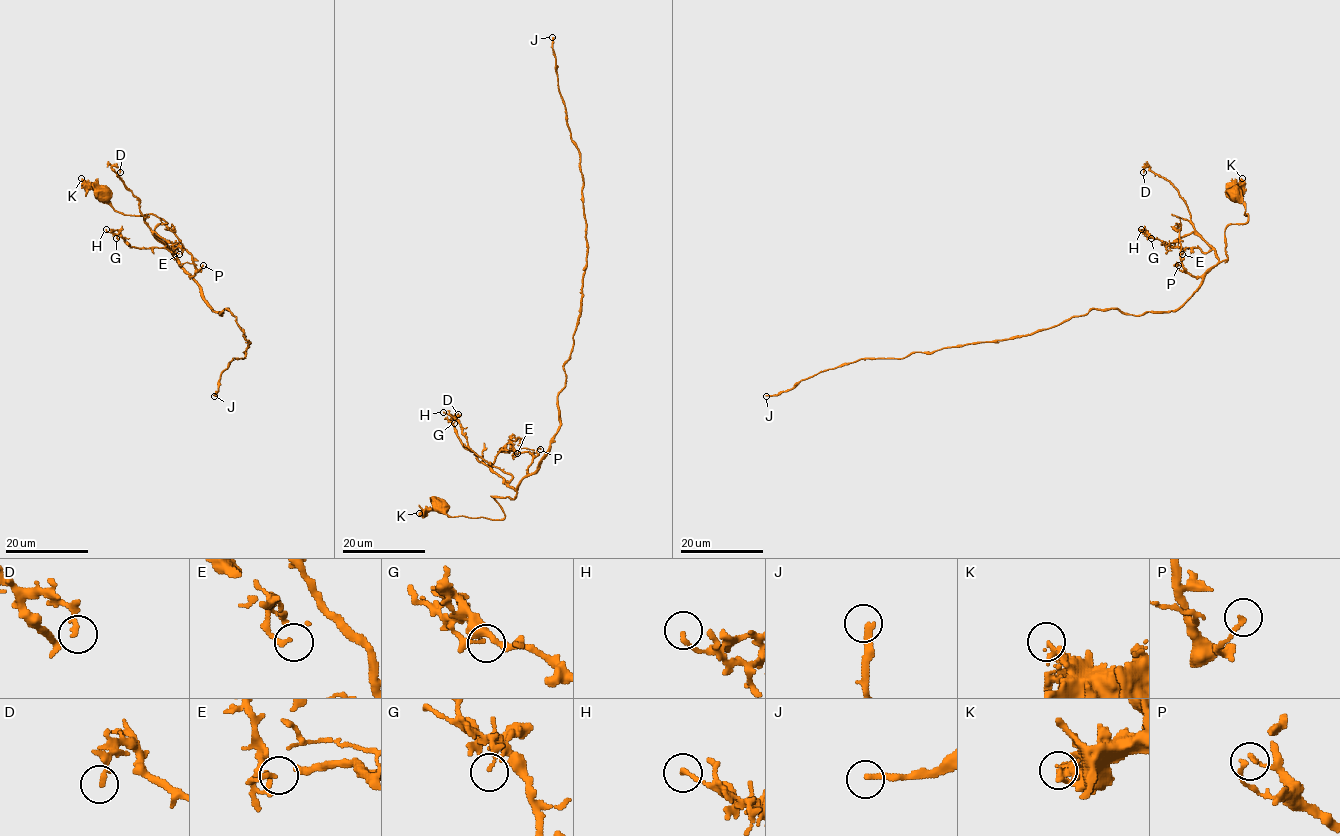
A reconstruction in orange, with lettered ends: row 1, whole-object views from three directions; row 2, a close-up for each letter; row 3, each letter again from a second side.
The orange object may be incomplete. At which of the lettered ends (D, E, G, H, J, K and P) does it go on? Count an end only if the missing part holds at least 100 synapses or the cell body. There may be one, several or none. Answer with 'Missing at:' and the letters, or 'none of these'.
Missing at: J

